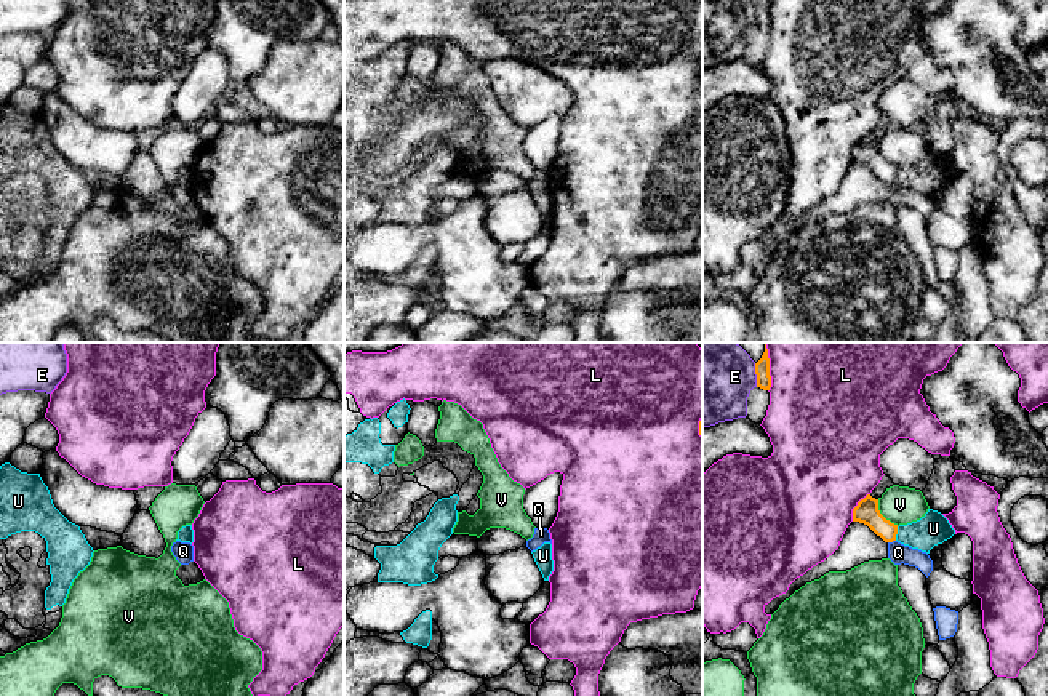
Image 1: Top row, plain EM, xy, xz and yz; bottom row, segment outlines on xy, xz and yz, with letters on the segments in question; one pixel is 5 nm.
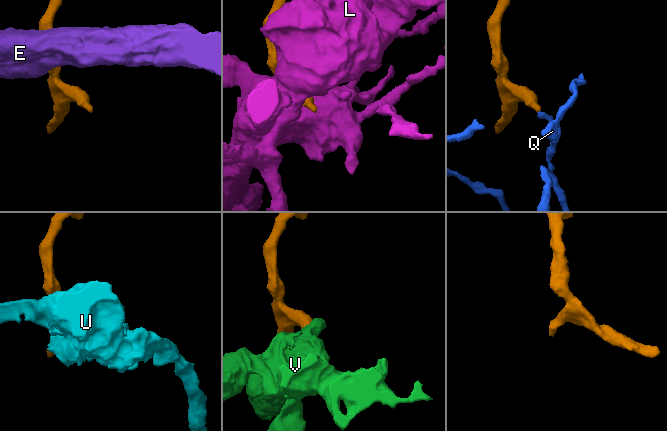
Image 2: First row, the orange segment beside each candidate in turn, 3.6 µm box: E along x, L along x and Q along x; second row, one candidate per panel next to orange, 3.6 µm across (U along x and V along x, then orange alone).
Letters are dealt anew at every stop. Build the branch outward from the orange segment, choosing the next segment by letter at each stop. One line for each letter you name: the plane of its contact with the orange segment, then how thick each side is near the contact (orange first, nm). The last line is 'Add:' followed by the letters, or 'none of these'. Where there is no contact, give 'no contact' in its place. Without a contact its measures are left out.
Add: none of these

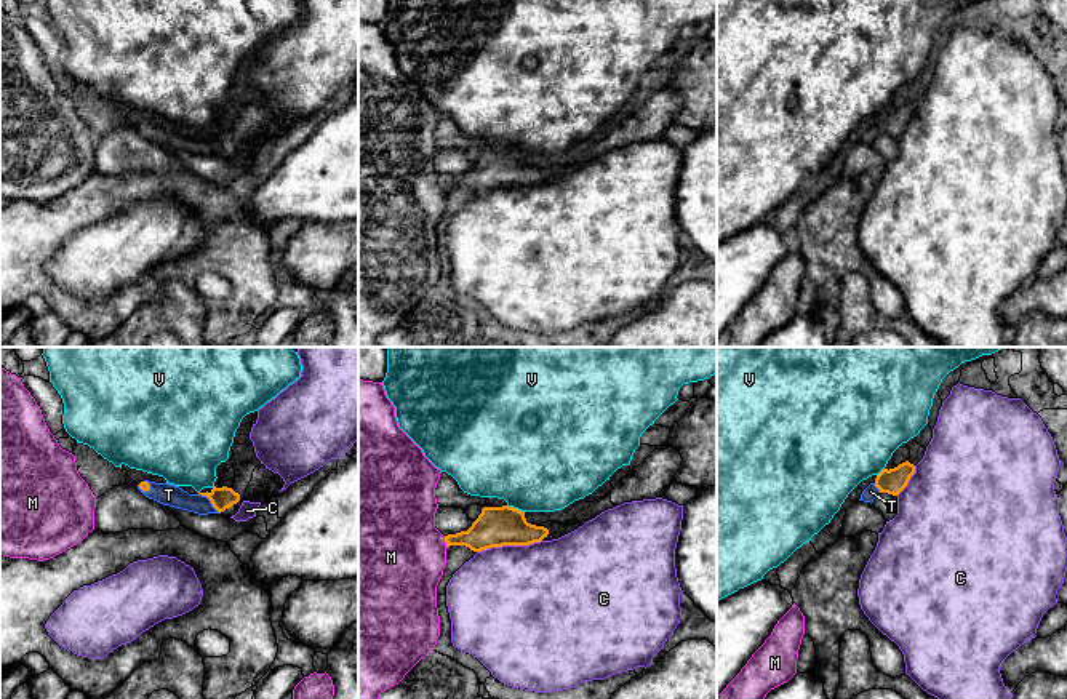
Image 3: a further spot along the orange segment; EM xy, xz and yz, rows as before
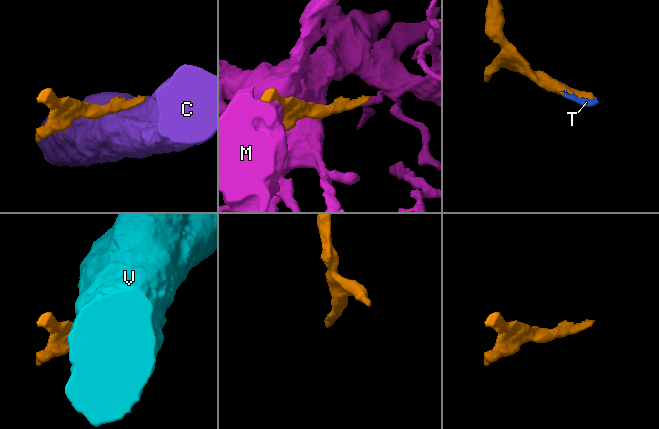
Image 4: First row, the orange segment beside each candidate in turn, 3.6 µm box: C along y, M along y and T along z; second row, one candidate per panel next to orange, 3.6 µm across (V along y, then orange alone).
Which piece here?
T: contact in xy; calibres 110 and 110 nm
Add: T

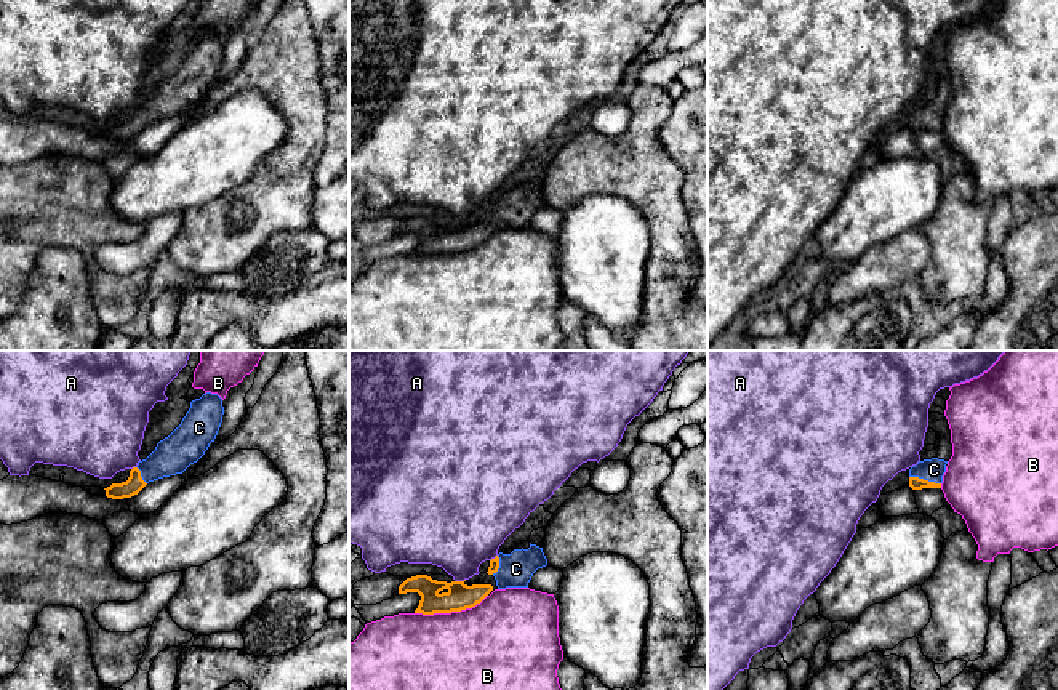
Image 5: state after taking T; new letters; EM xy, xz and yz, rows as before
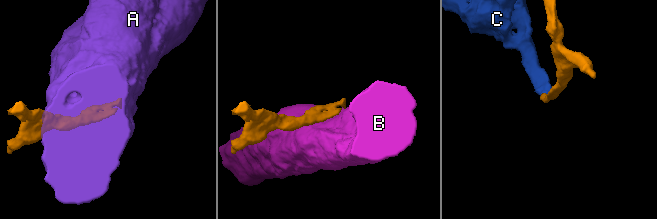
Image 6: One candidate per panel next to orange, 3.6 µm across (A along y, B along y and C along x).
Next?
C: contact in yz; calibres 60 and 120 nm
Add: C

